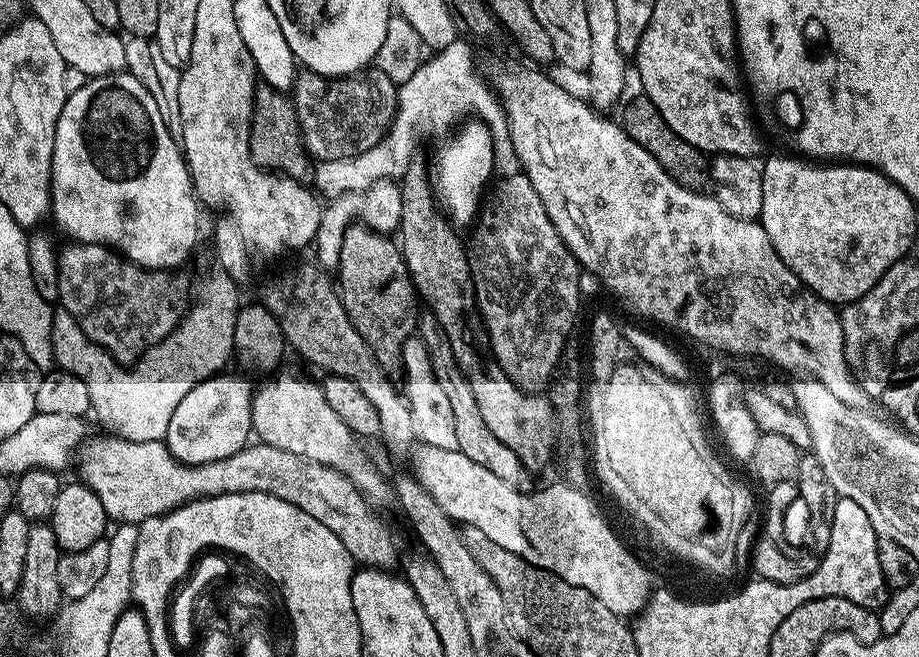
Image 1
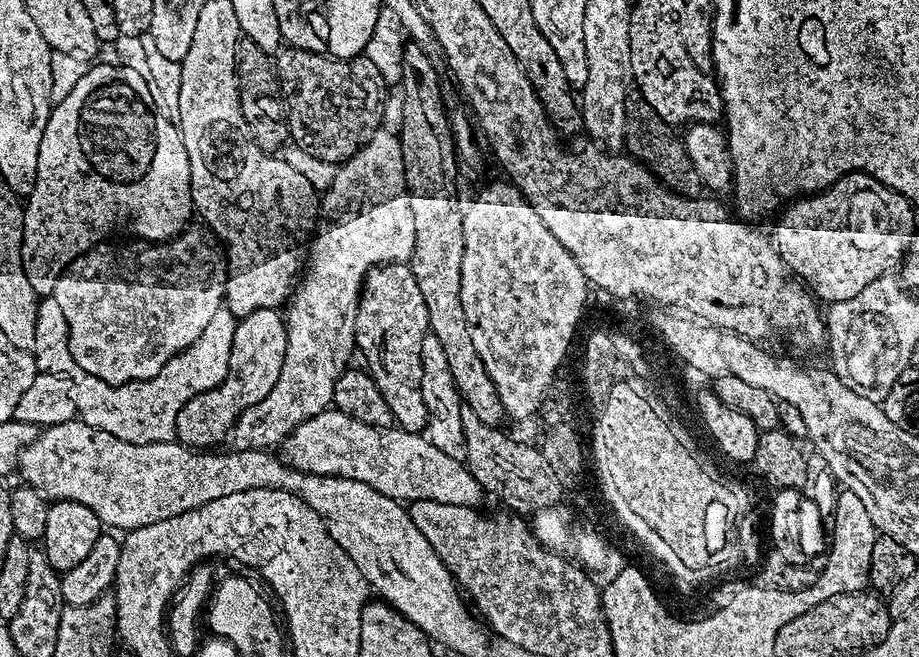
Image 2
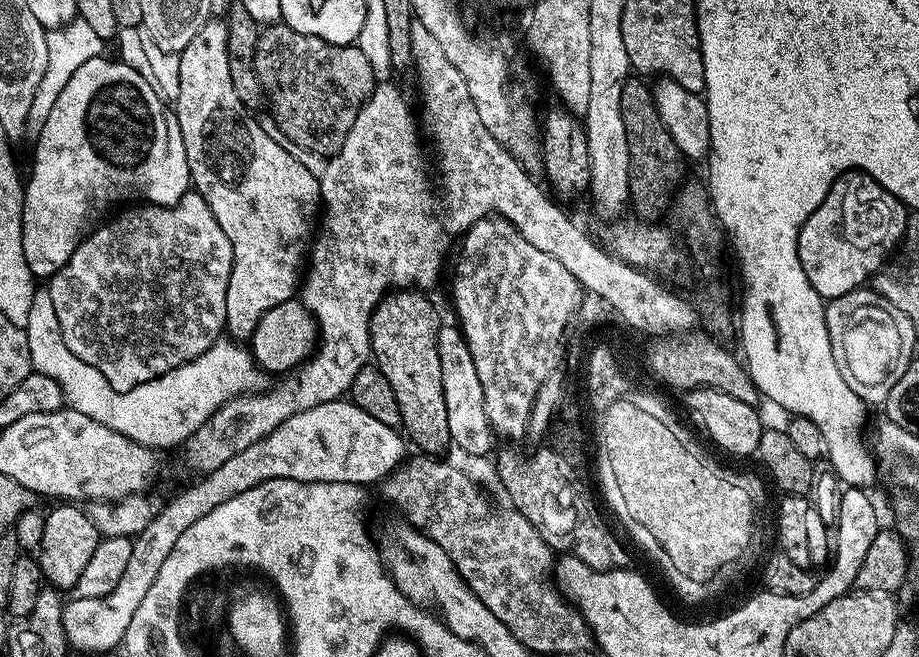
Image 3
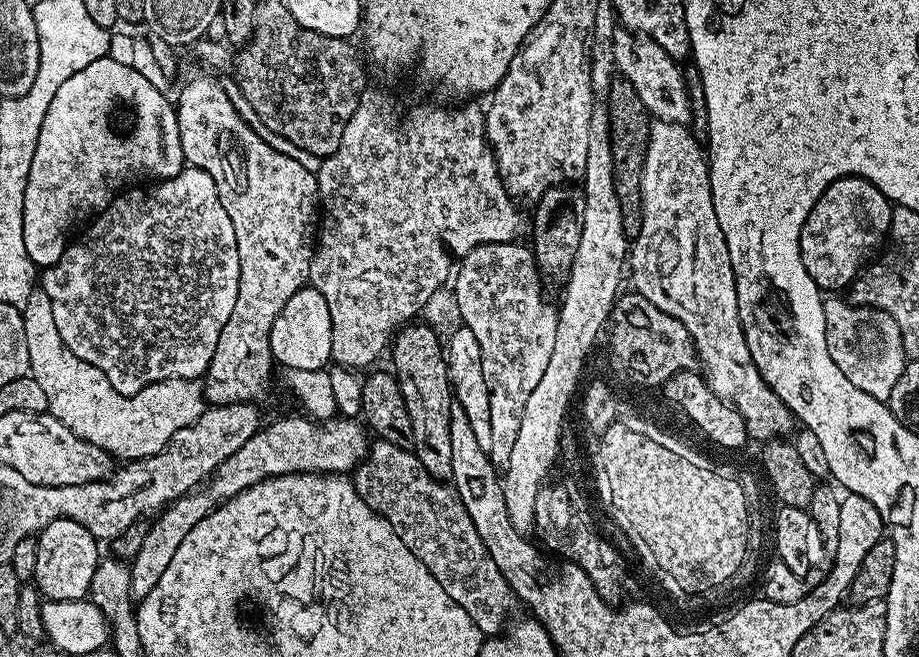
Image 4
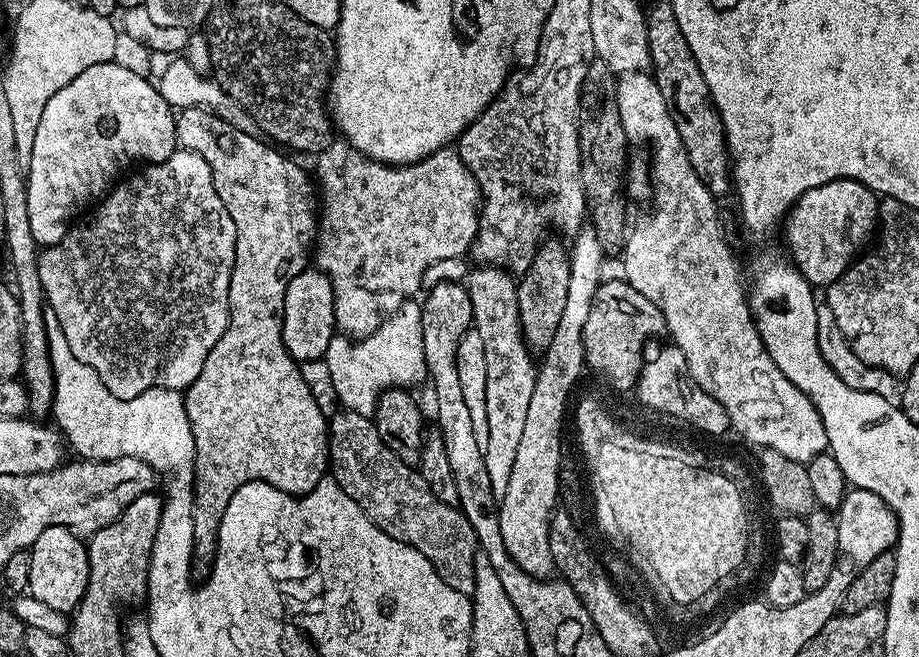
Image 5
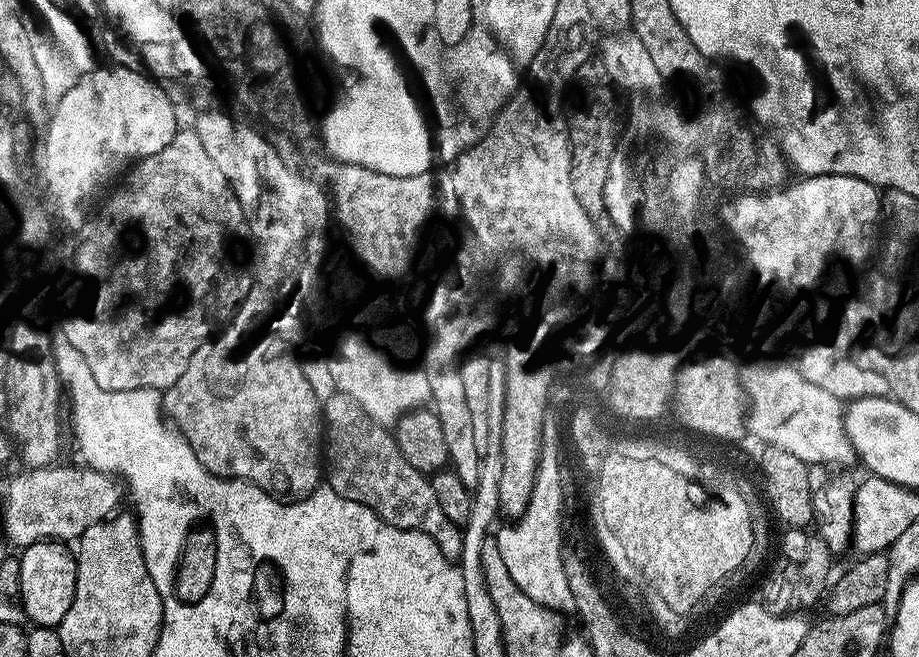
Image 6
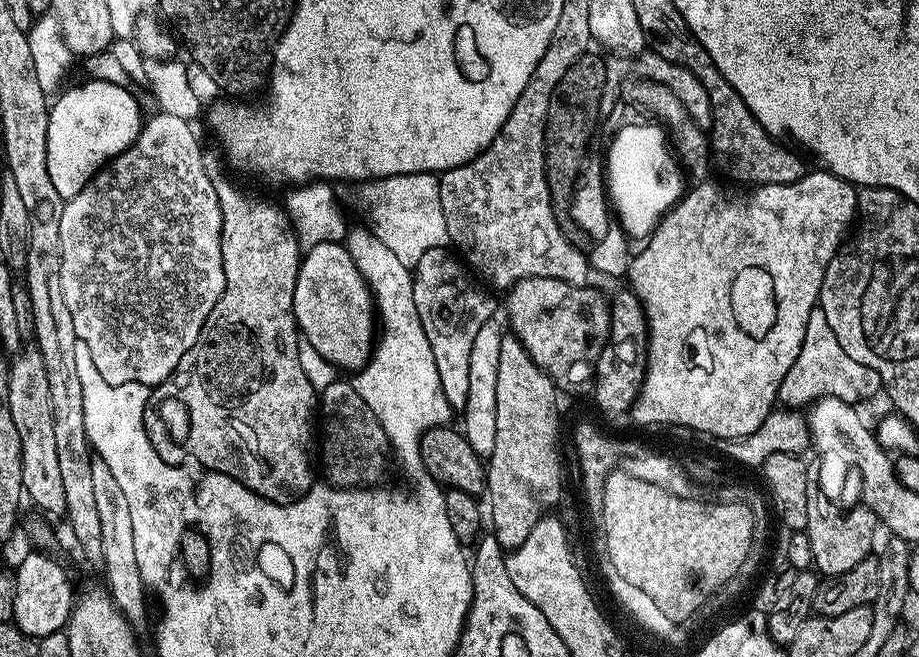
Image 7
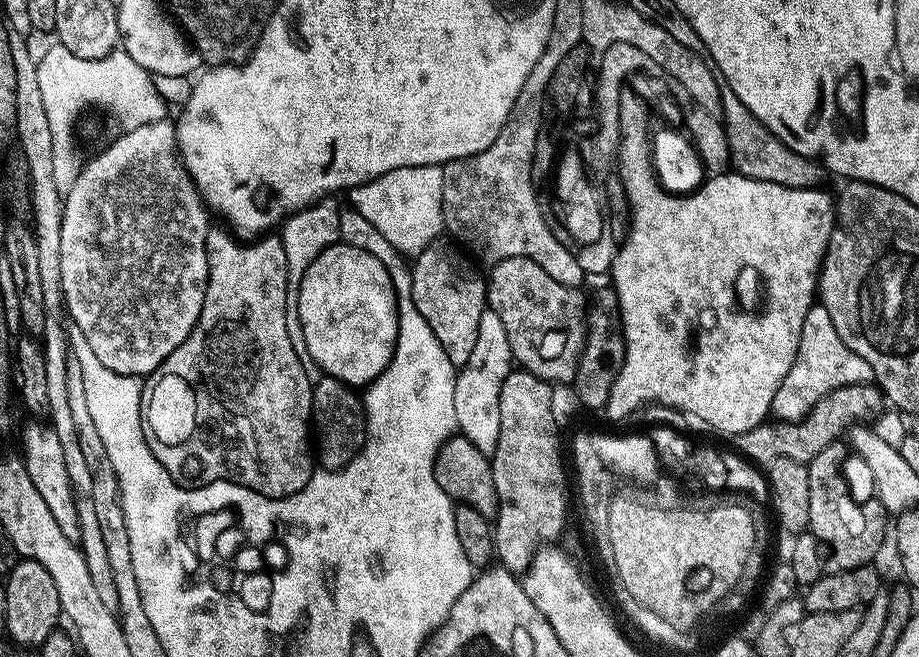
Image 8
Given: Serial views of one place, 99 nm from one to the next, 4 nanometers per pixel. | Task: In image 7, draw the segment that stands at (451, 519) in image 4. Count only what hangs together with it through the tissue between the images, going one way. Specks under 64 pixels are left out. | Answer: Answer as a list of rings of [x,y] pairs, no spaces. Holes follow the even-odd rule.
[[[337,378],[324,392],[318,396],[318,416],[324,419],[324,445],[319,445],[318,456],[324,459],[323,479],[335,488],[358,489],[375,485],[384,476],[384,463],[390,460],[390,445],[383,426],[378,422],[374,410],[362,402],[362,394],[358,394],[355,383]]]

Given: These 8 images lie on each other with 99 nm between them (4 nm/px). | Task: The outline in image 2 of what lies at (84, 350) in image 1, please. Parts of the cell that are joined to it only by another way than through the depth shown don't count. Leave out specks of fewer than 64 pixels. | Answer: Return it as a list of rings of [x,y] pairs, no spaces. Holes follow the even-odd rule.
[[[56,295],[43,297],[38,303],[38,322],[35,326],[35,340],[31,354],[36,366],[42,372],[58,372],[72,379],[76,387],[76,411],[79,419],[85,420],[114,438],[131,444],[167,444],[176,440],[175,424],[178,410],[186,406],[190,398],[206,390],[216,388],[226,378],[230,366],[230,350],[234,342],[237,317],[226,306],[198,334],[198,338],[186,350],[182,350],[158,374],[149,380],[136,380],[133,384],[108,384],[94,374],[82,370],[74,362],[68,345],[68,327],[62,309],[58,307]]]

